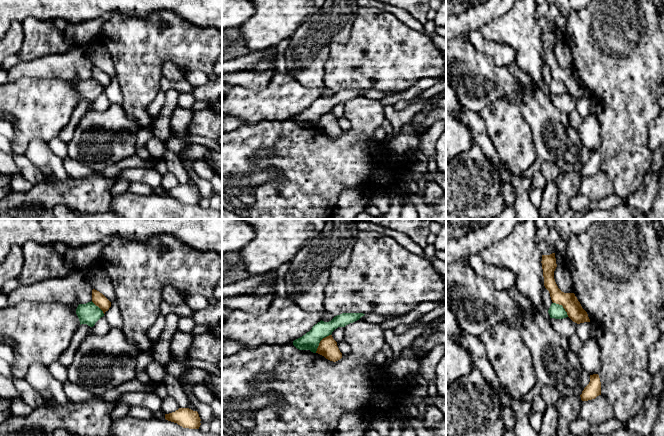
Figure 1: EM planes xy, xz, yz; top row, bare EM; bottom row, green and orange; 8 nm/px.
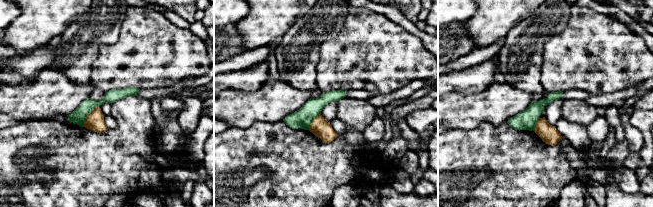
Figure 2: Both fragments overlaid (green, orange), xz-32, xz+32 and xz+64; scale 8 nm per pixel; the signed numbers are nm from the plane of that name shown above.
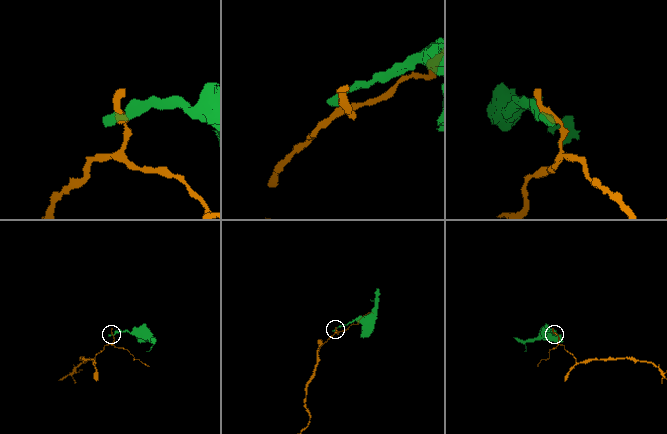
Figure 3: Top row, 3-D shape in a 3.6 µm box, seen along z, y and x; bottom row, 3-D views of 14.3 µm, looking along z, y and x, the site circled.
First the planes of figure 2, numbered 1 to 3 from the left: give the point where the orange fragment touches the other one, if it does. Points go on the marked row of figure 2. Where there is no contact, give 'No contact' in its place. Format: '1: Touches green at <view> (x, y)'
1: Touches green at xz-32 (87, 113)
2: Touches green at xz+32 (311, 121)
3: Touches green at xz+64 (535, 123)

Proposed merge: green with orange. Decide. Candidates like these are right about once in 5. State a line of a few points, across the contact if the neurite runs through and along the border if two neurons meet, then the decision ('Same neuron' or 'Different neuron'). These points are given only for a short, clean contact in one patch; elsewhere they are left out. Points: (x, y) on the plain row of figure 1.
Line: xz (330, 110), (320, 117), (315, 128). Different neuron

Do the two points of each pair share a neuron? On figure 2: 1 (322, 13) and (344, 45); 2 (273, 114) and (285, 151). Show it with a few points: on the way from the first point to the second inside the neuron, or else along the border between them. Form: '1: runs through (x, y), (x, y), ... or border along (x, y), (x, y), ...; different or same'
1: border along (347, 14), (342, 30), (320, 51); different
2: border along (282, 120), (275, 122), (256, 121), (253, 124); different

